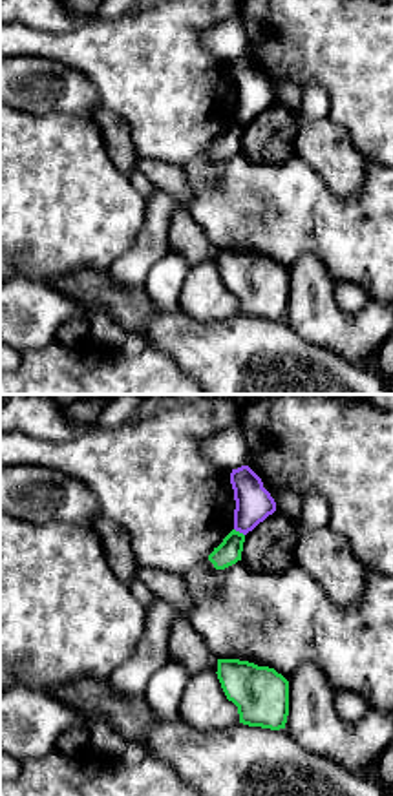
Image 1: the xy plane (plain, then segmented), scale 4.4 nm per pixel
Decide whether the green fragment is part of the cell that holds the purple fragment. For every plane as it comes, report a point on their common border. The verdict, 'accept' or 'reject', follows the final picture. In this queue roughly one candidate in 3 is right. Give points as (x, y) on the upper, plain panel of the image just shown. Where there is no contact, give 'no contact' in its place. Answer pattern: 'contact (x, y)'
contact (240, 123)

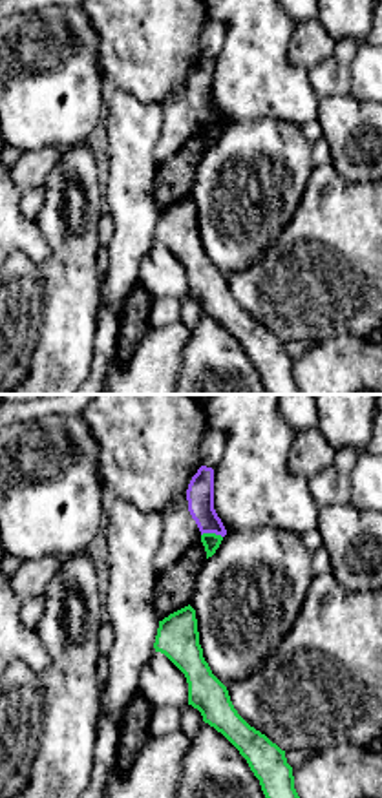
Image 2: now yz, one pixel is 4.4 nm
contact (212, 123)

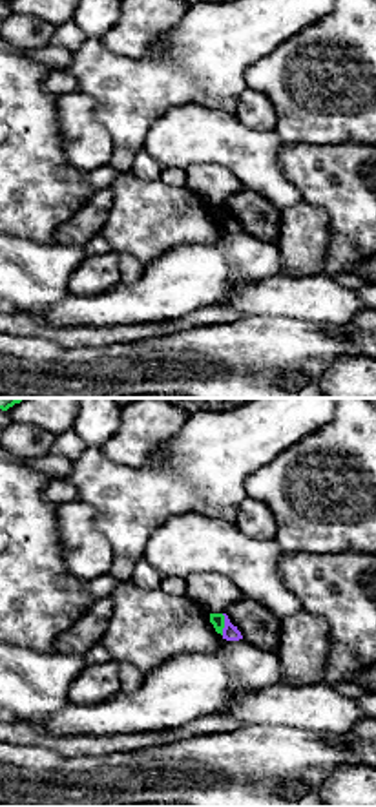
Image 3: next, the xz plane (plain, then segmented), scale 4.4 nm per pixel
contact (225, 216)

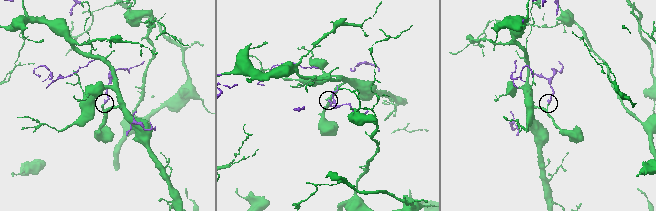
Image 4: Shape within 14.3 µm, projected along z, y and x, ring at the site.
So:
reject

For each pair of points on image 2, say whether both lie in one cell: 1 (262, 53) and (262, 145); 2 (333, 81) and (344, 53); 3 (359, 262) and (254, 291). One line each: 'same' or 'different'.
1: different
2: same
3: same

